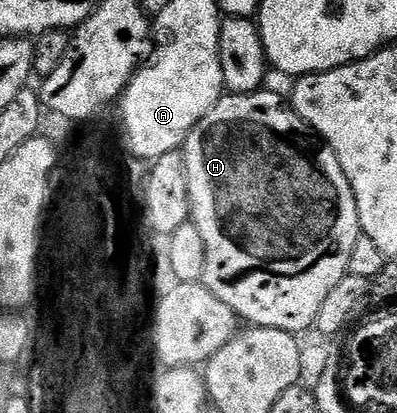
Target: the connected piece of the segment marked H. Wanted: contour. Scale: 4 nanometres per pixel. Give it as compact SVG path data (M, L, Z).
M263 88L255 94L229 94L225 93L212 111L197 123L182 147L182 153L186 160L186 180L190 192L190 204L192 205L191 225L202 232L202 244L206 248L206 264L204 265L204 287L222 304L230 304L237 319L246 321L252 326L265 326L266 328L278 328L282 332L290 332L299 335L300 330L311 327L318 316L318 308L330 296L334 284L342 280L348 273L350 264L350 252L354 252L354 244L362 236L360 221L358 220L358 204L354 200L354 192L350 188L350 180L346 180L346 172L342 172L342 164L338 164L338 156L327 146L324 139L312 129L308 123L297 116L291 105L286 104L285 99L266 92Z

